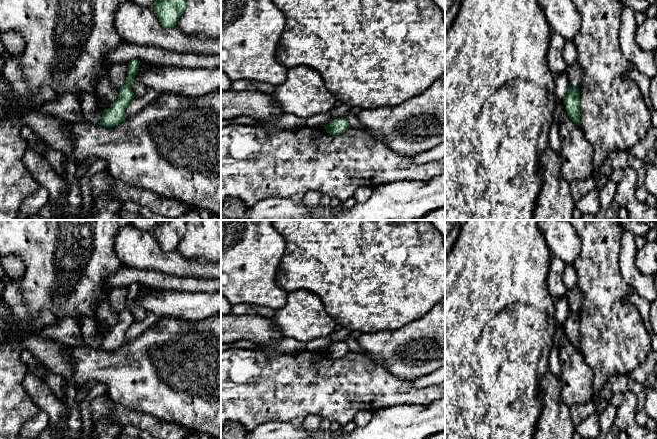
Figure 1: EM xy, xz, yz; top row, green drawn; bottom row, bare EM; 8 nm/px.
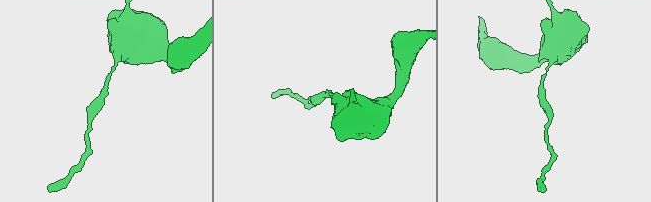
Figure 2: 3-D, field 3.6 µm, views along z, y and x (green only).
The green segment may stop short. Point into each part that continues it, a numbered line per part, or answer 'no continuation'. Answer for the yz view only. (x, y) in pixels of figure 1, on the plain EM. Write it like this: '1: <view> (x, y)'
no continuation

